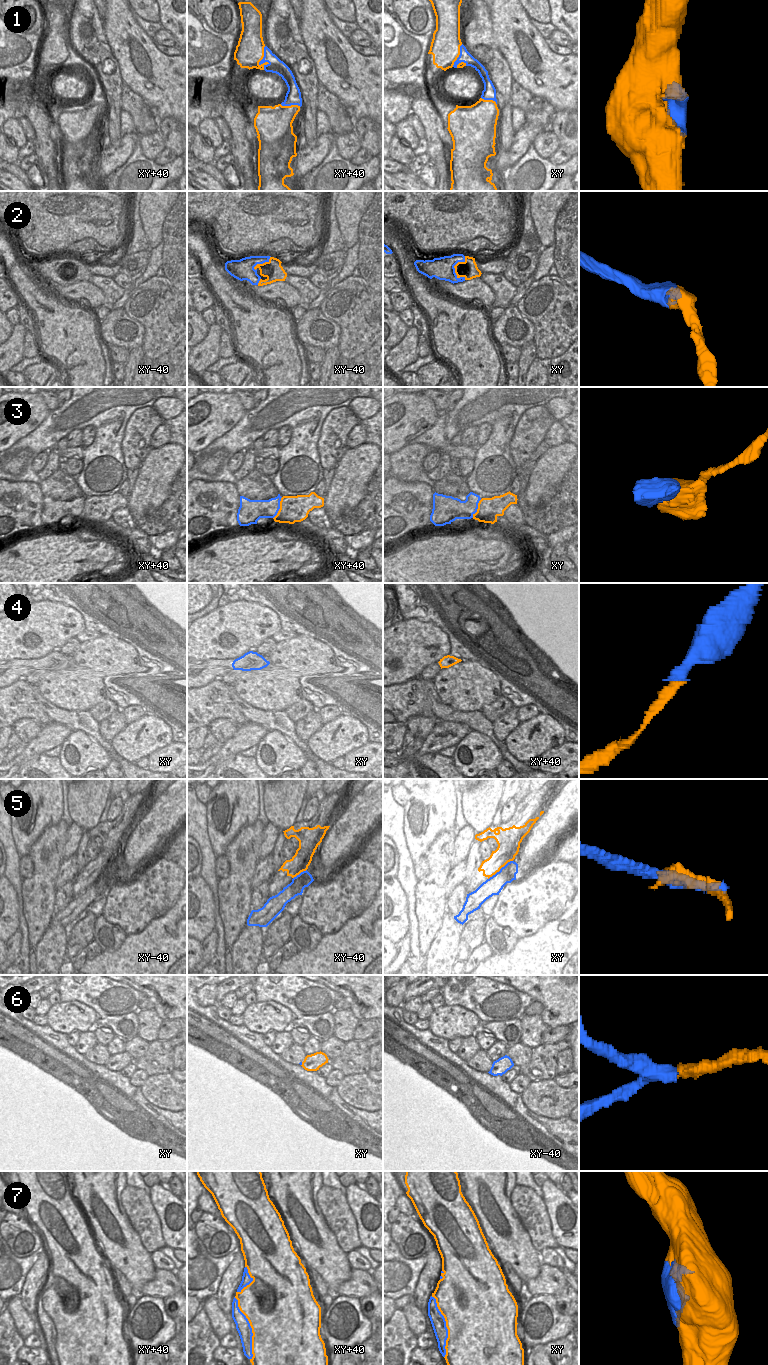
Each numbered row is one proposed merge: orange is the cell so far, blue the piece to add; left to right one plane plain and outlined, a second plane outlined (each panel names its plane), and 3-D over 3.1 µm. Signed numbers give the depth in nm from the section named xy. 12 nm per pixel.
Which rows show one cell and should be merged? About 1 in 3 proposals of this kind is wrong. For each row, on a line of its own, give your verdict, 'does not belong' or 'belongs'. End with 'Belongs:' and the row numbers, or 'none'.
1: belongs
2: belongs
3: does not belong
4: belongs
5: does not belong
6: belongs
7: belongs
Belongs: 1, 2, 4, 6, 7

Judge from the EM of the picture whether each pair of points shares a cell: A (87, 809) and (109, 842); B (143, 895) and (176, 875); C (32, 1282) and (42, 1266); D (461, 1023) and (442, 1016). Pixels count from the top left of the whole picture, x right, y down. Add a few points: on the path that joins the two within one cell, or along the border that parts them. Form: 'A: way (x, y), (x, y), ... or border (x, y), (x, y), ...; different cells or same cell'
A: border (96, 825), (87, 831); different cells
B: way (151, 889), (155, 889), (168, 878); same cell
C: way (35, 1278), (39, 1270); same cell
D: way (456, 1022), (449, 1022), (447, 1020); same cell

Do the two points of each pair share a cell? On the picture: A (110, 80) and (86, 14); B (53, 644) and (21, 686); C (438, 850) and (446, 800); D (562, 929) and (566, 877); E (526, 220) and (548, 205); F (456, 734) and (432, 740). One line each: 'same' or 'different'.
A: same
B: different
C: different
D: different
E: different
F: same

